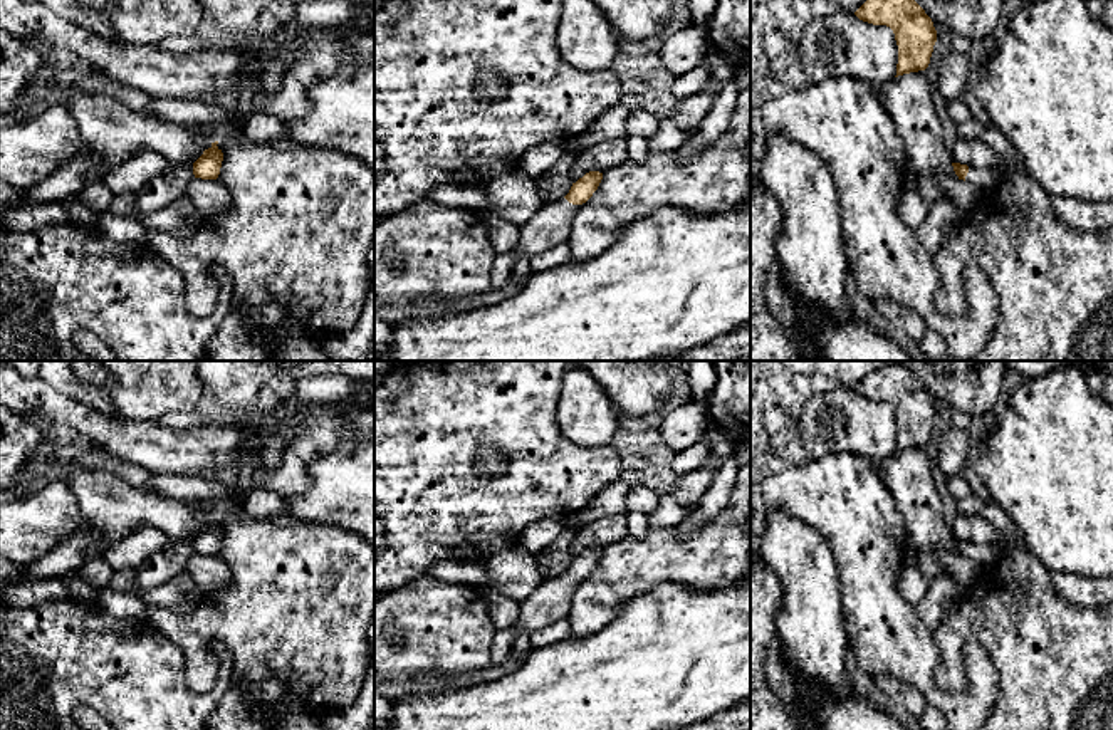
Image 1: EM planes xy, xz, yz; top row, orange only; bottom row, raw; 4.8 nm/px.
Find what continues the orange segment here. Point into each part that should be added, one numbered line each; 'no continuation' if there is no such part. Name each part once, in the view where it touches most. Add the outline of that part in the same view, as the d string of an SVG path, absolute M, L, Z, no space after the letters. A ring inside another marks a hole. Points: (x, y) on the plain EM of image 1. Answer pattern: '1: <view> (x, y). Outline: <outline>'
1: xz (551, 599). Outline: M566 574L544 579L519 606L519 616L510 628L497 629L490 648L490 663L502 665L512 653L517 629L532 633L562 618L569 618L572 591L579 581Z

